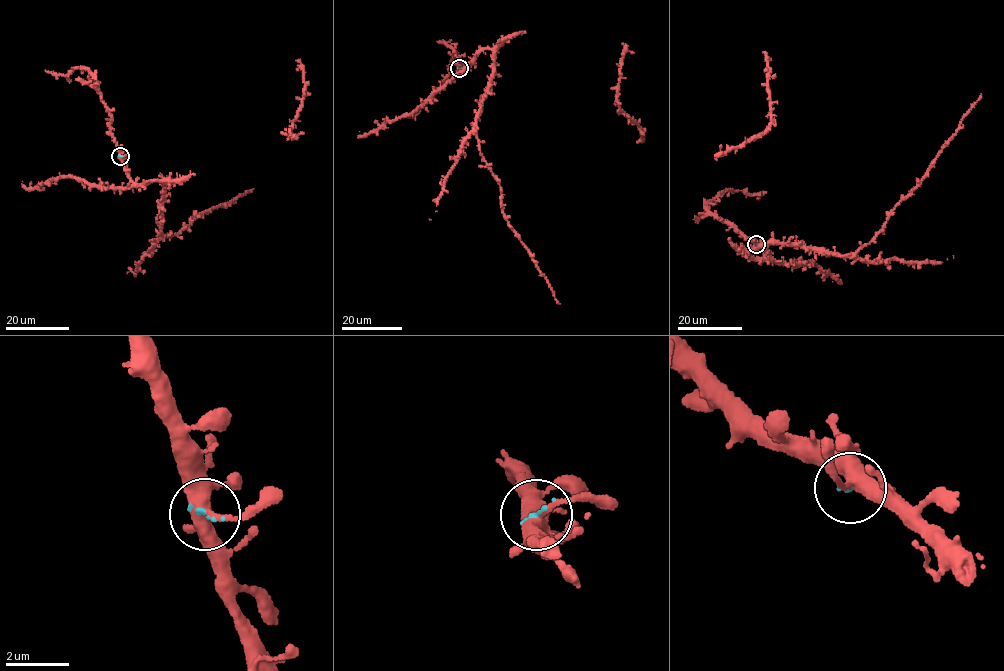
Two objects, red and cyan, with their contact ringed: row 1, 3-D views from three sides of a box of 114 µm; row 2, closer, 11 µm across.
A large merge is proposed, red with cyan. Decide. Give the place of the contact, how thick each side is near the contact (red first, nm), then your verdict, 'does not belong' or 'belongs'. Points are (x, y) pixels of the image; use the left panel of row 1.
place (120, 156); calibres 400 and 90 nm; belongs

